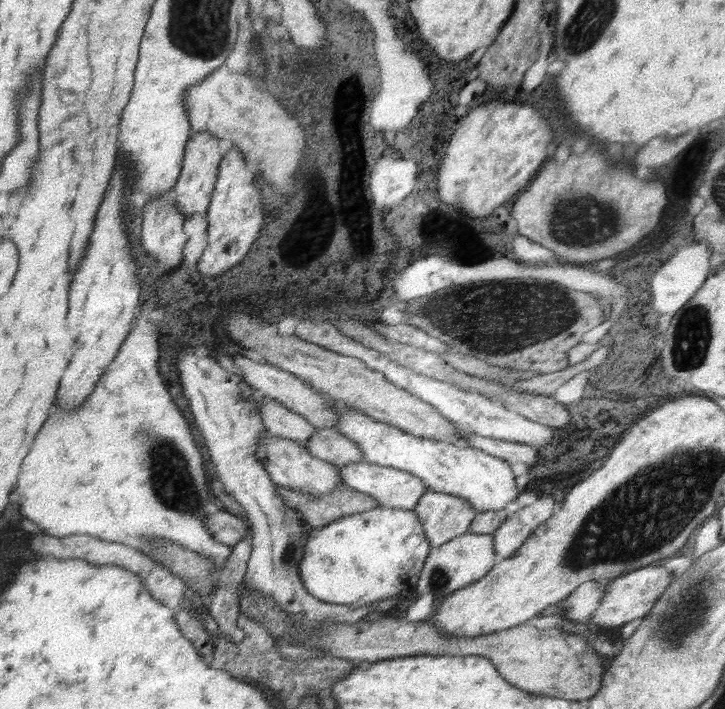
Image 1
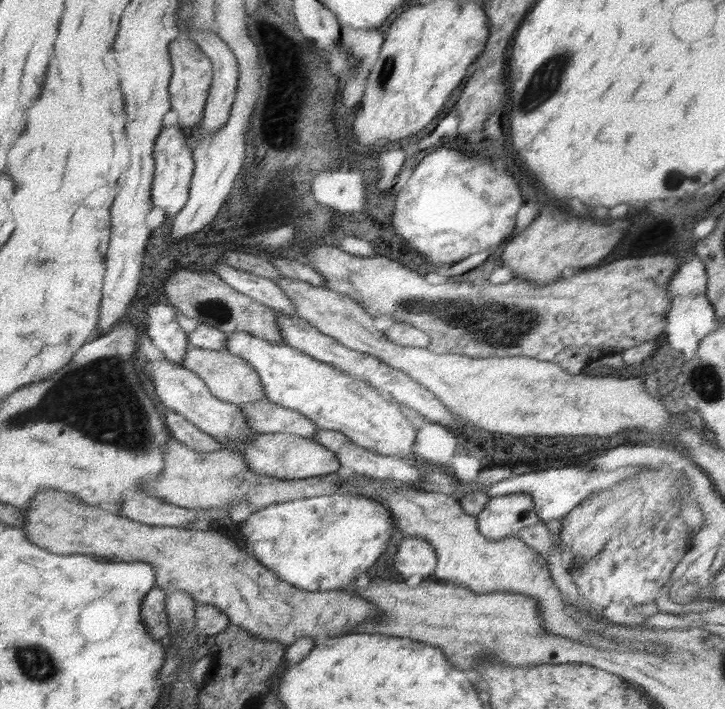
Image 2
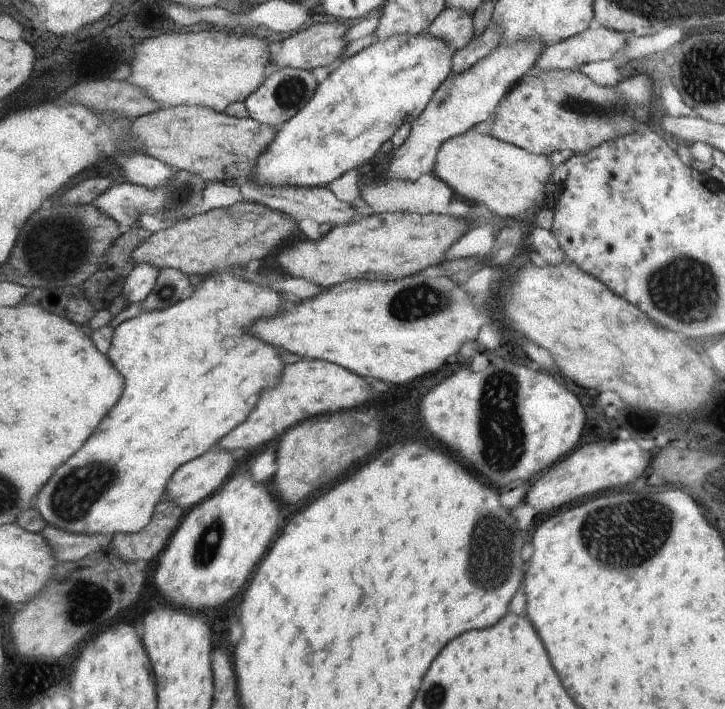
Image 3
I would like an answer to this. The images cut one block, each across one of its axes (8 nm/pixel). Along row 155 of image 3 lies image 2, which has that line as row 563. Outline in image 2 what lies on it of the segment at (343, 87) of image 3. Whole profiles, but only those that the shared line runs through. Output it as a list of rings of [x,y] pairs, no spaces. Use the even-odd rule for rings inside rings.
[[[334,494],[270,504],[240,522],[239,530],[256,560],[274,571],[280,580],[302,590],[326,592],[354,584],[360,574],[374,566],[388,546],[392,522],[392,514],[380,502],[362,495]]]

